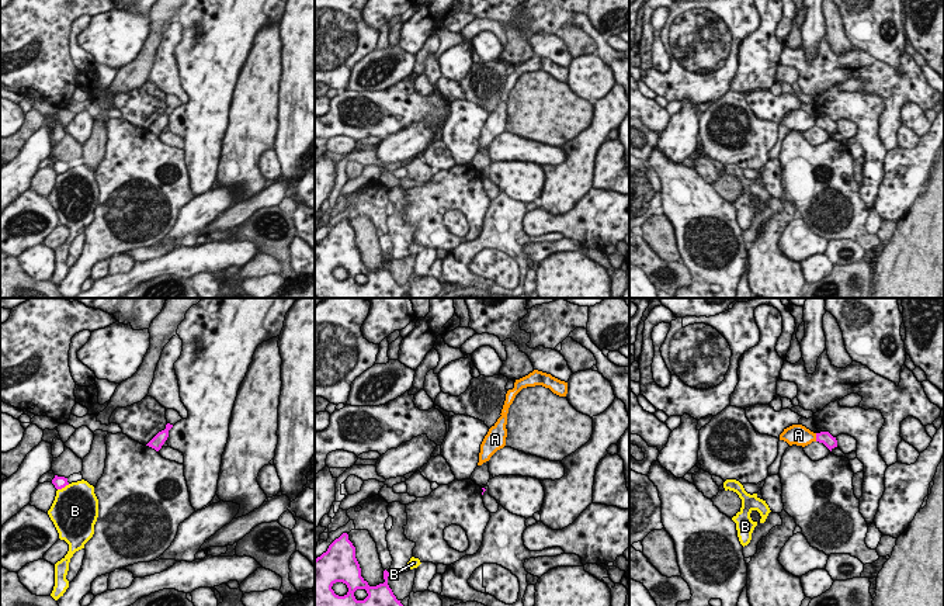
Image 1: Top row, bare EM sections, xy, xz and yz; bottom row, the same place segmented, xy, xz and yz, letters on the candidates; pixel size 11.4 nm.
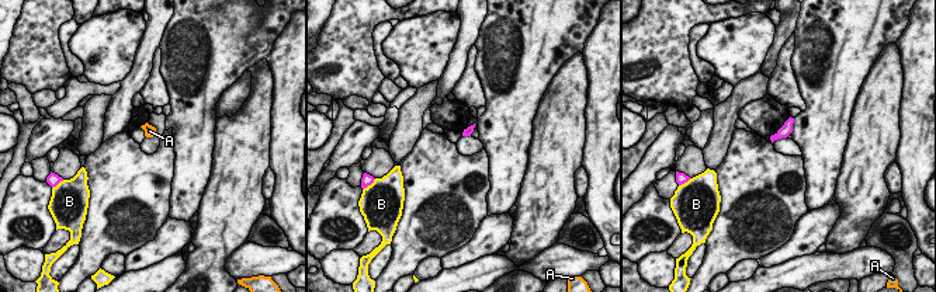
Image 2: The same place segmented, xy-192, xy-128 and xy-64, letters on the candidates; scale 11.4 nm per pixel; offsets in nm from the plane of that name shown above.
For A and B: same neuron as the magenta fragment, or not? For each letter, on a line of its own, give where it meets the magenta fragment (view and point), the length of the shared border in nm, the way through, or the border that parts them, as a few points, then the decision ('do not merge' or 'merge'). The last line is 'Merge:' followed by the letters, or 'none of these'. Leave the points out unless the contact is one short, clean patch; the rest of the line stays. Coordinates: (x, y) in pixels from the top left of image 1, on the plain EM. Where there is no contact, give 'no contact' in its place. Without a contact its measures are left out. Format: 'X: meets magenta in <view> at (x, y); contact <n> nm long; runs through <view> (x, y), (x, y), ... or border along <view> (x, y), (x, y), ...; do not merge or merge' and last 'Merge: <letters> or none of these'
A: meets magenta in yz at (816, 123); contact 100 nm long; do not merge
B: meets magenta in xy at (63, 172); contact 160 nm long; do not merge
Merge: none of these

